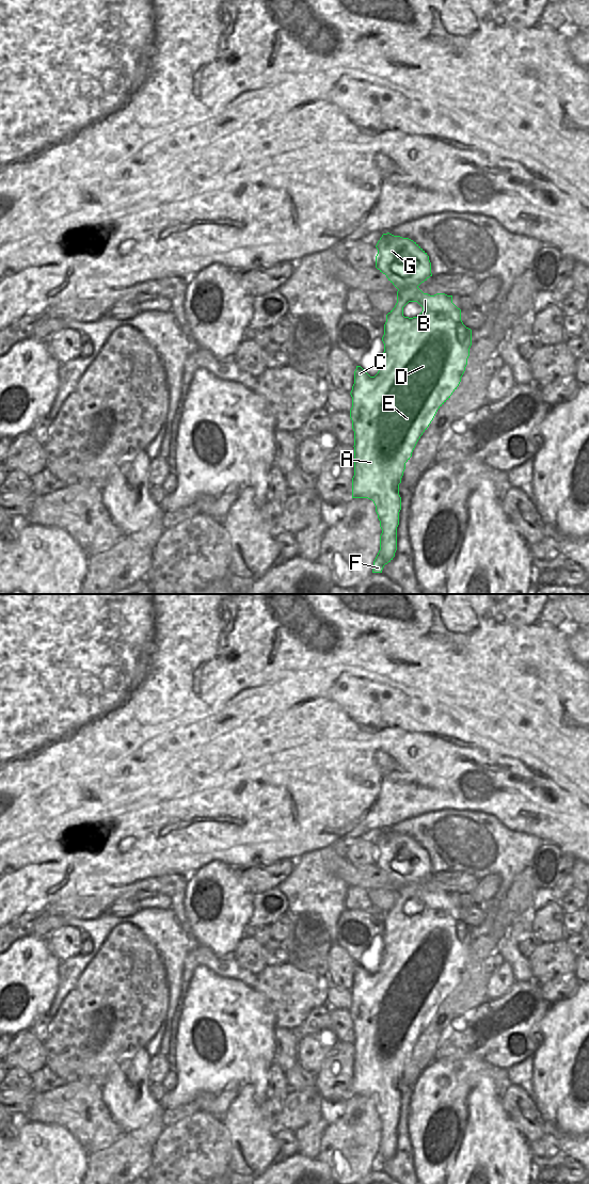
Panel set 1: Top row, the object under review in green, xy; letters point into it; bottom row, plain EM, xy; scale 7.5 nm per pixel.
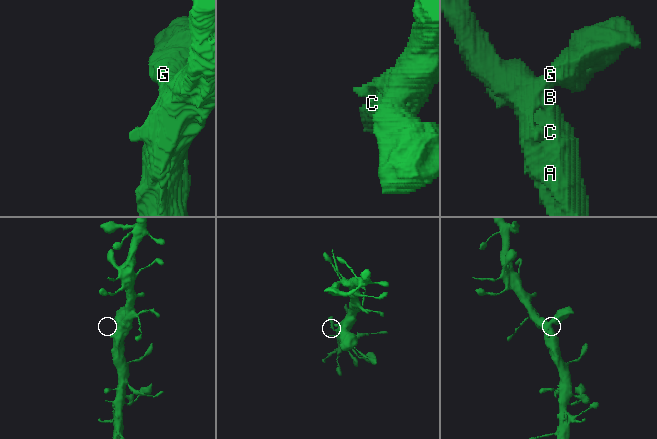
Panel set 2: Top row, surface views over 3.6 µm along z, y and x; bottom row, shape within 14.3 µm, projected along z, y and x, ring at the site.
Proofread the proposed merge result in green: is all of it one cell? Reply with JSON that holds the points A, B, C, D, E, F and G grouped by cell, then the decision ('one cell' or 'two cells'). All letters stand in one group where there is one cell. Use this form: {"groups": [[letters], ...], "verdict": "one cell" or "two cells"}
{"groups": [["A", "B", "C", "D", "E", "F", "G"]], "verdict": "one cell"}

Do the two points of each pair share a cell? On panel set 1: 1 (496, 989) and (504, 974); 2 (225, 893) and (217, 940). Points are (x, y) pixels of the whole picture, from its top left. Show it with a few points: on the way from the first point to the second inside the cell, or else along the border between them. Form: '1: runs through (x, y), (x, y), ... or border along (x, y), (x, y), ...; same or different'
1: runs through (496, 986), (502, 977); same
2: runs through (224, 905), (219, 916), (219, 928); same

